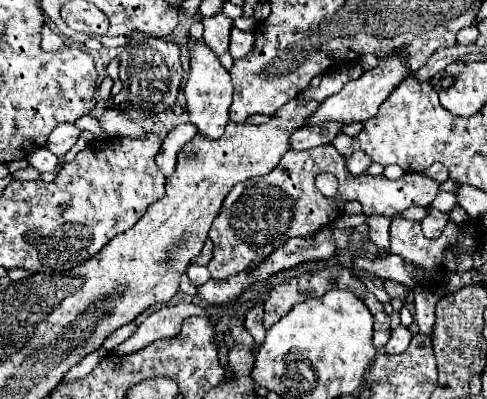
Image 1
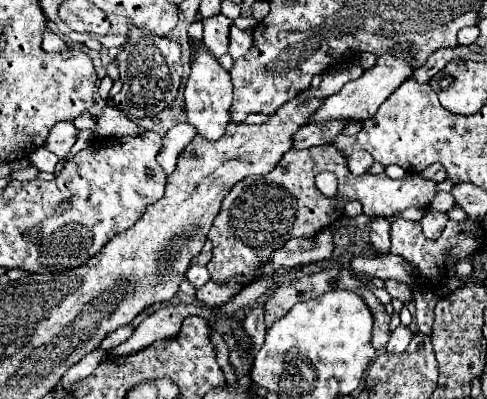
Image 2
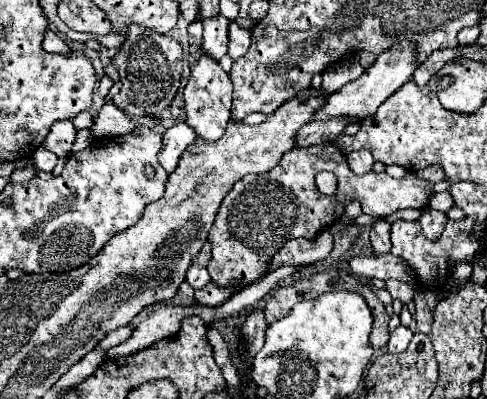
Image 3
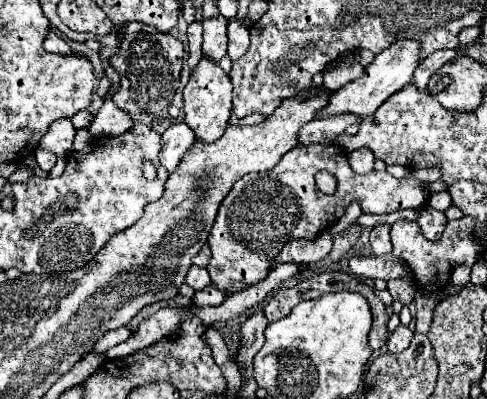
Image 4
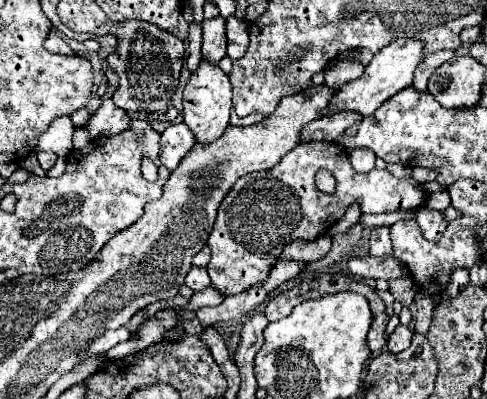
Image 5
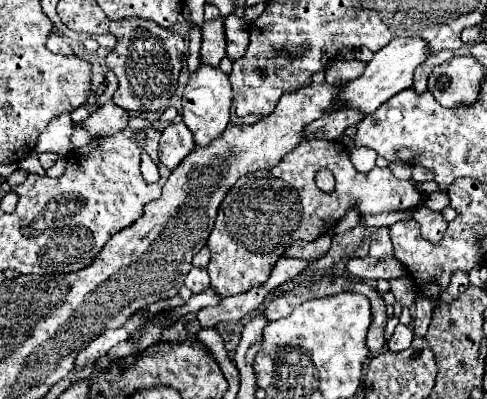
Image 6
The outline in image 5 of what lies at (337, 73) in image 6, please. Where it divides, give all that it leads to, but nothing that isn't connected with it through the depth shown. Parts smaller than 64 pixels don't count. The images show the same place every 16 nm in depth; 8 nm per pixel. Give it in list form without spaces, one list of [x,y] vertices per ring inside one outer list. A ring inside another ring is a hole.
[[[334,60],[334,64],[330,64],[326,70],[324,70],[324,82],[330,86],[330,88],[340,88],[344,86],[346,82],[358,78],[362,72],[364,72],[364,64],[360,64],[358,60]]]

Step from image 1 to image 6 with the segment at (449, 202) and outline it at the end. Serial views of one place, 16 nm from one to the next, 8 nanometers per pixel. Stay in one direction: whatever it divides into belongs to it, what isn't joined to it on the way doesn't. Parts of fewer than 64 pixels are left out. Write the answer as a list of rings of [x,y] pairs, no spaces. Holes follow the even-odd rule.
[[[434,192],[434,194],[424,198],[422,206],[430,208],[430,210],[444,210],[448,206],[448,196],[444,192]]]

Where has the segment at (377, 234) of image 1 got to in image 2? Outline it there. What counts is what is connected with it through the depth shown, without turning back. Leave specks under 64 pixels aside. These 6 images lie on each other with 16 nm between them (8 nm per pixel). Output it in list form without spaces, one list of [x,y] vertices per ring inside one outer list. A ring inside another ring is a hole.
[[[374,218],[370,224],[370,244],[376,254],[390,252],[390,222],[386,218]]]

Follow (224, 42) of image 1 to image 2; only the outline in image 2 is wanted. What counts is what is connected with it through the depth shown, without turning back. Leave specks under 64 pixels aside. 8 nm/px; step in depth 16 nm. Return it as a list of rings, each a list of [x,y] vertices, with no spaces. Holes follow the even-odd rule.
[[[218,14],[202,20],[202,24],[204,24],[204,48],[210,54],[214,54],[214,58],[224,56],[228,50],[228,28],[232,20]]]

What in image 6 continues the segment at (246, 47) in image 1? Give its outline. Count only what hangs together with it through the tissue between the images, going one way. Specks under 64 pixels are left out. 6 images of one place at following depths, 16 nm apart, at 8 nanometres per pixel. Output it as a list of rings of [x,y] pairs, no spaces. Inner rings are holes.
[[[236,14],[224,16],[224,34],[226,34],[226,56],[236,60],[244,56],[248,46],[248,22]]]

